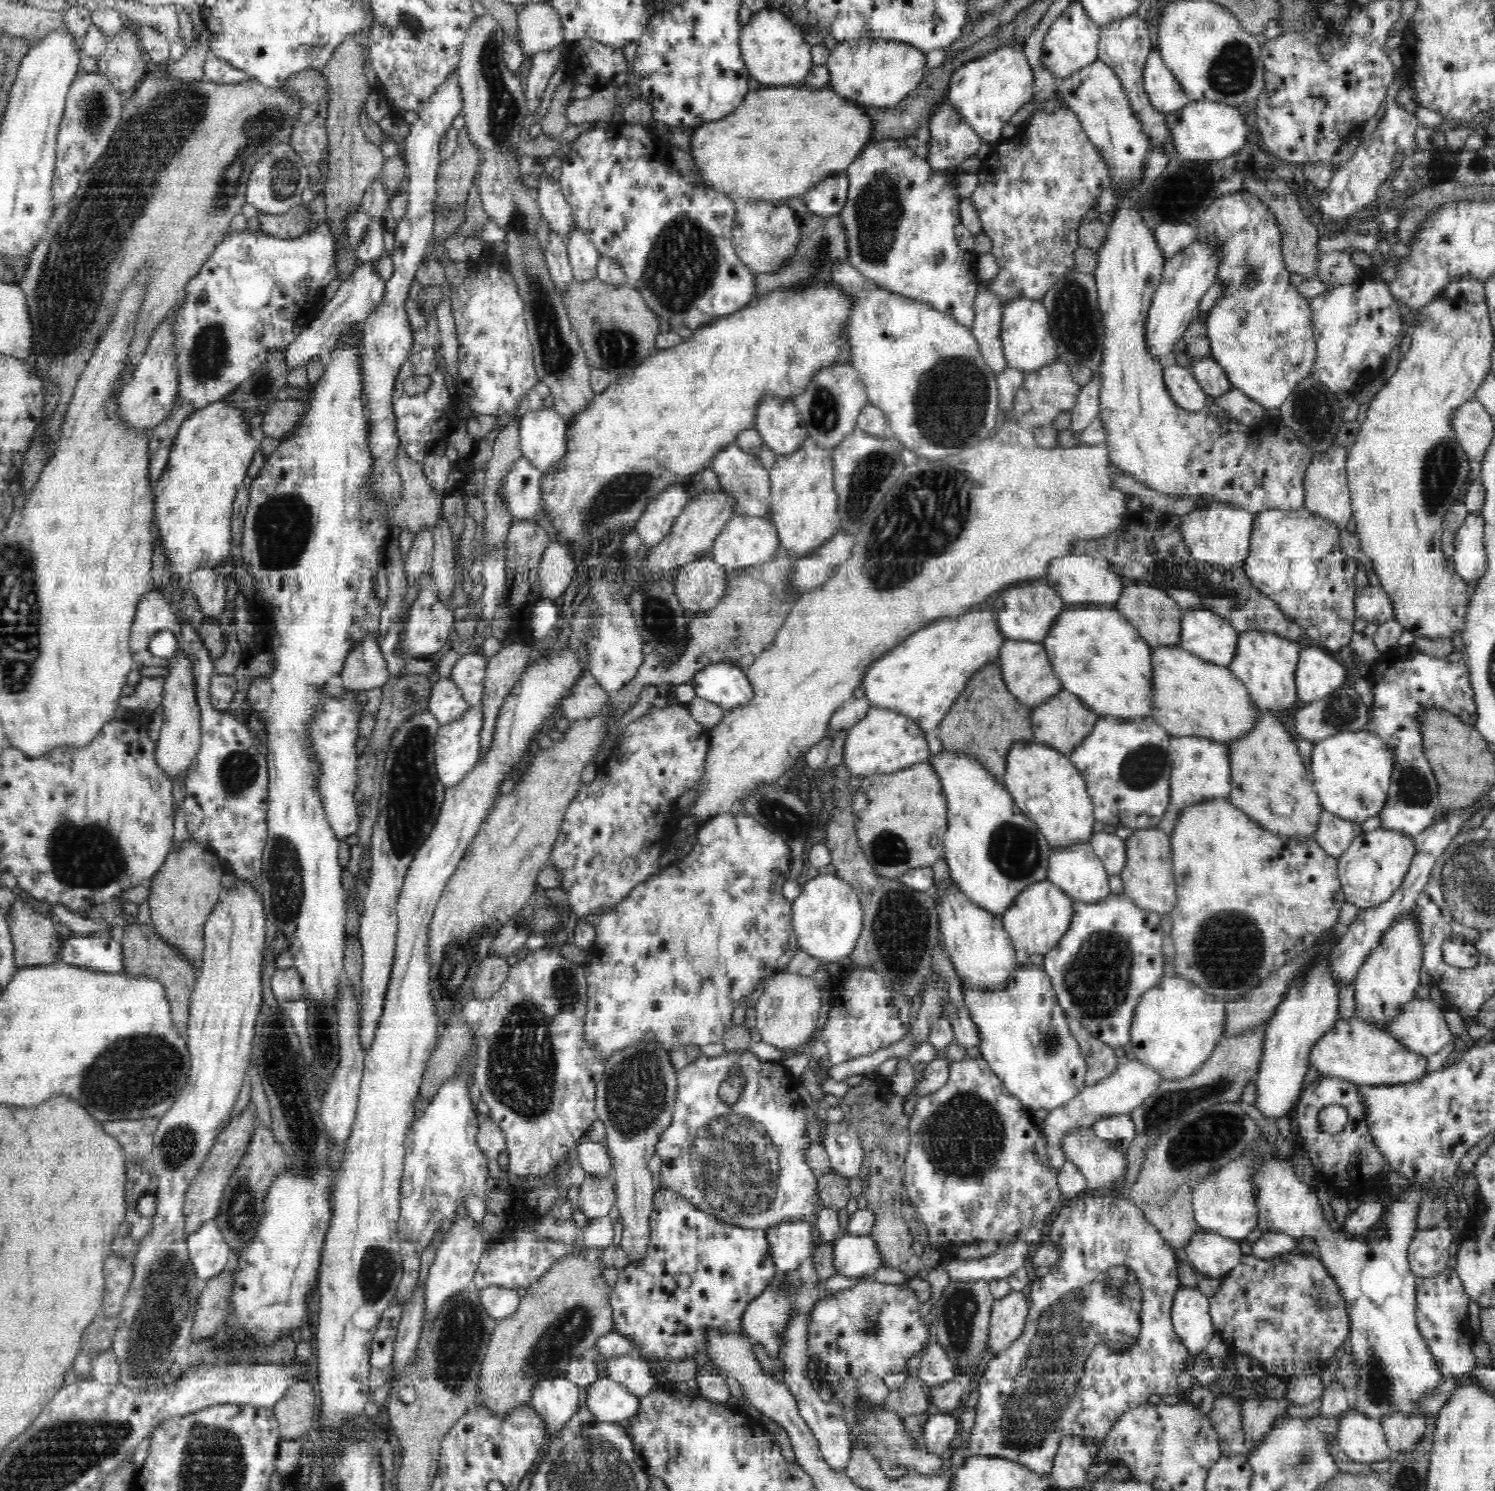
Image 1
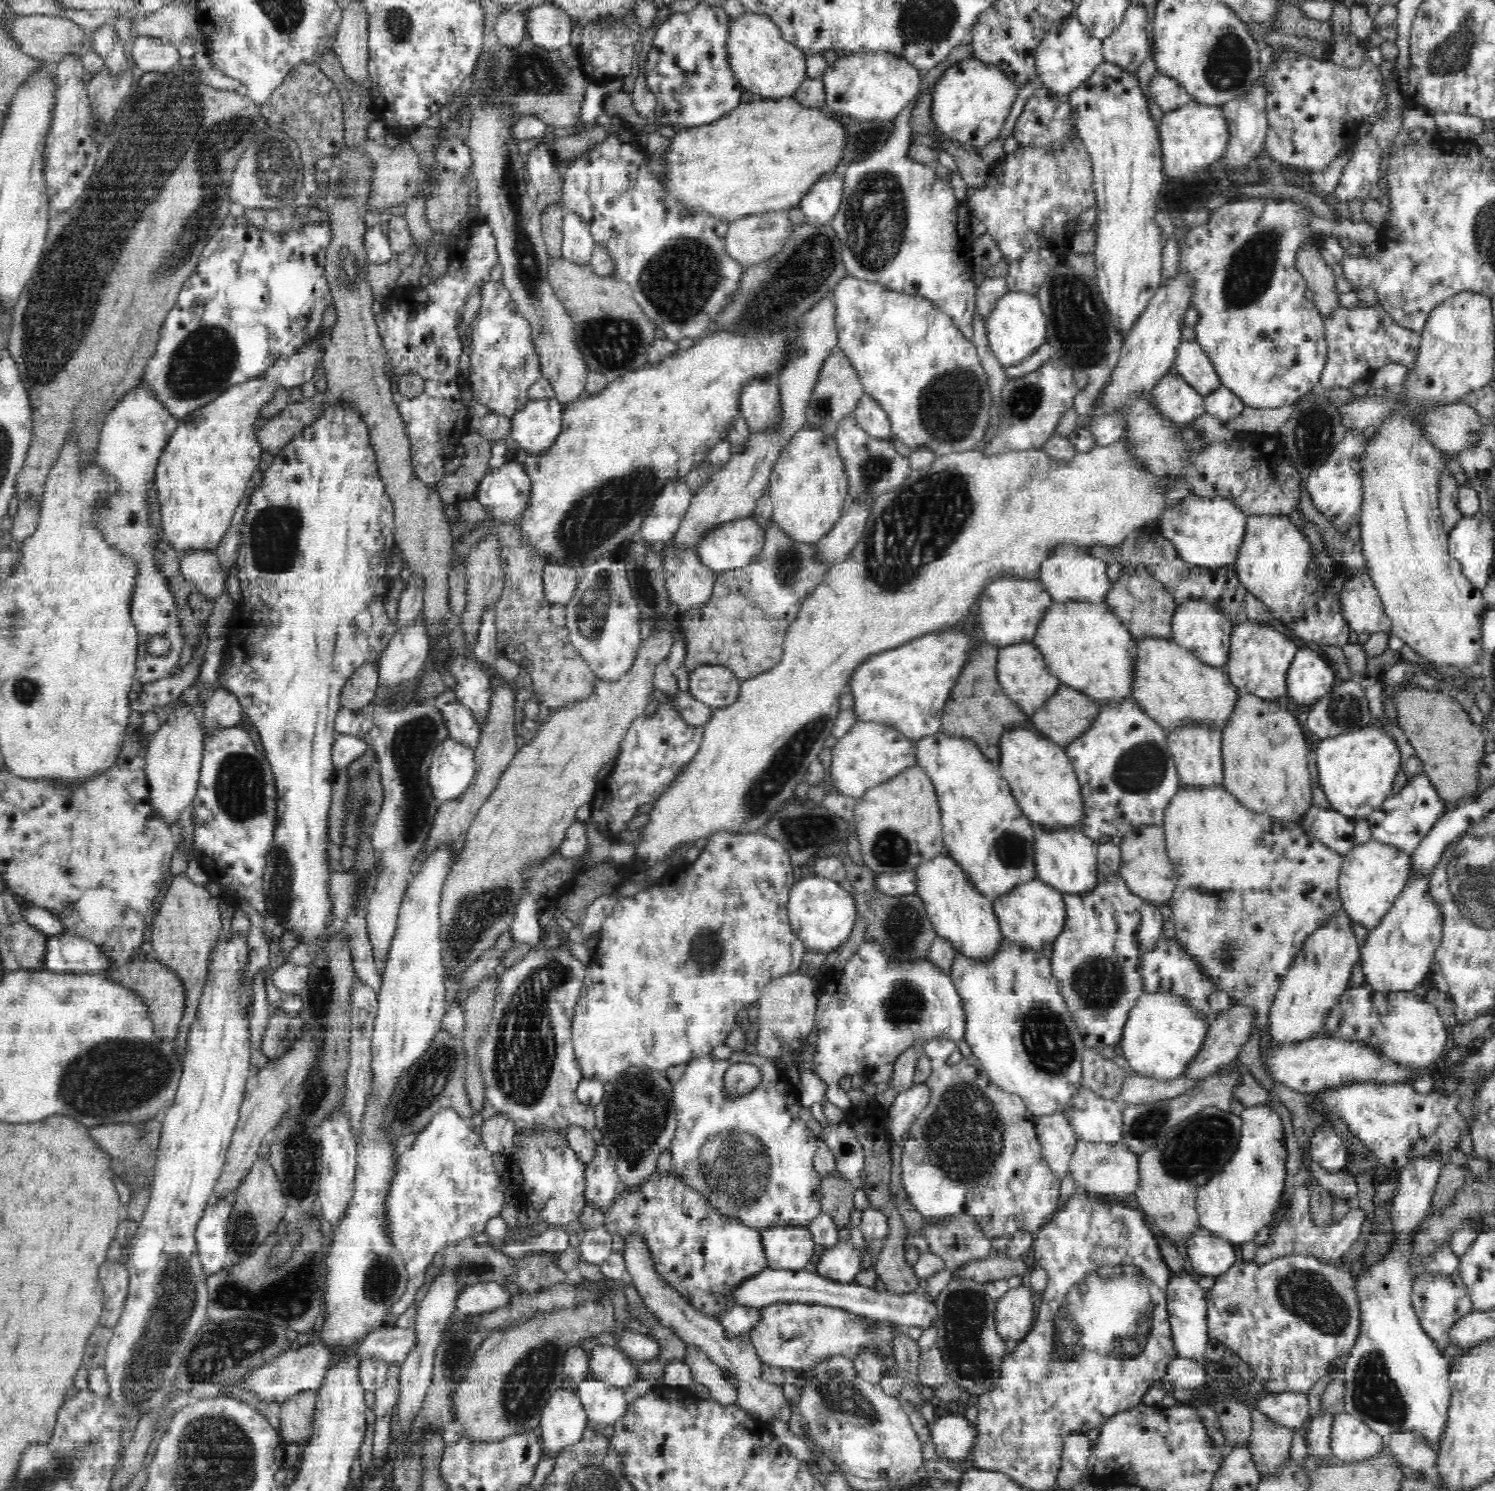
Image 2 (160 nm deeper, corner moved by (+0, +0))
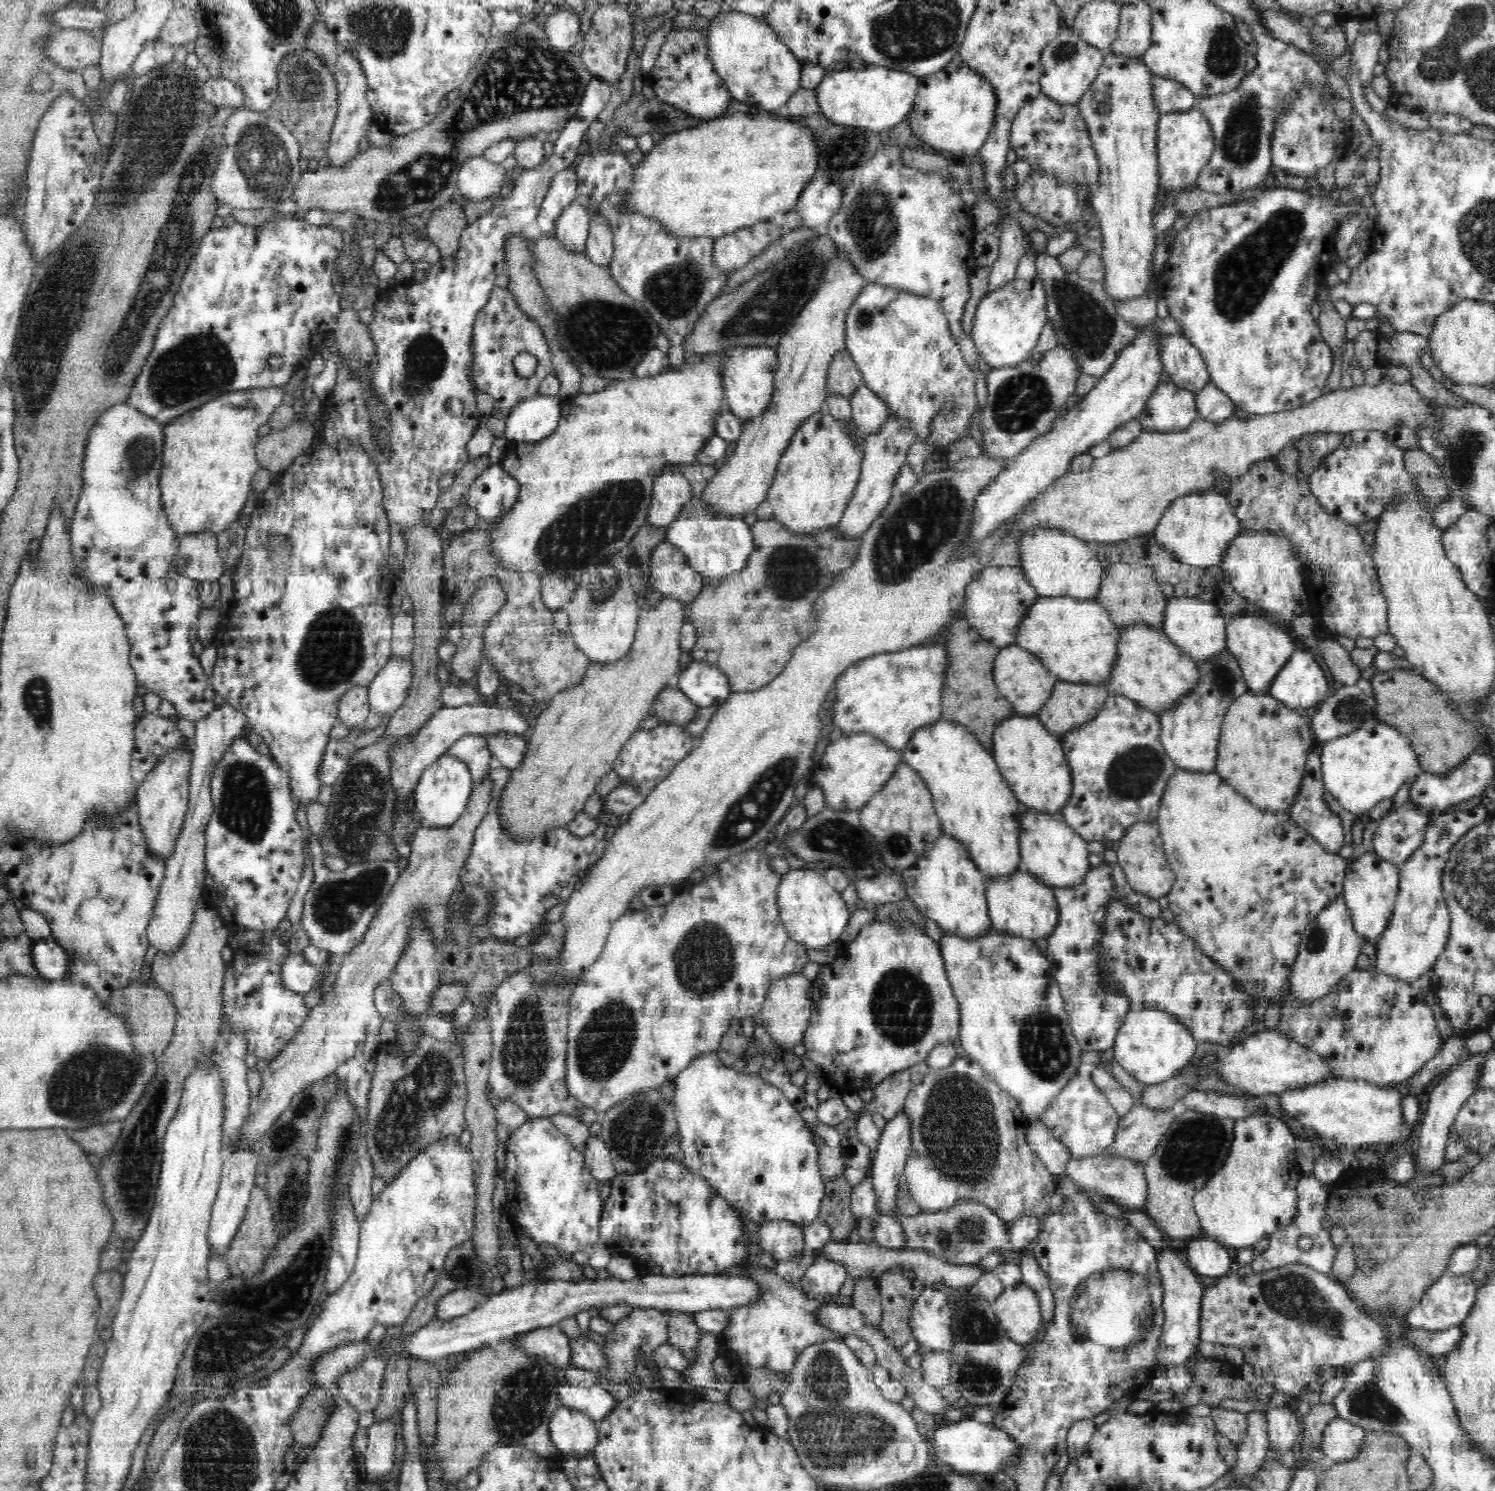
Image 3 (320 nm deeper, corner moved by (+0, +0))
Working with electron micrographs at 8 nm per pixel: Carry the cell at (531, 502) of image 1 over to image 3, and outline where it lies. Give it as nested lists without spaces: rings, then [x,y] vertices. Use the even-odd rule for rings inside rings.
[[[491,465],[475,481],[470,486],[467,505],[476,509],[482,524],[496,522],[518,502],[520,485],[502,465]]]

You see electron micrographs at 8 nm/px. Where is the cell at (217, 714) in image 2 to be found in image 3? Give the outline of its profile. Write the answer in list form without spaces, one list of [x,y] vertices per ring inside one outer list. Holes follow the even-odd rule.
[[[227,703],[195,722],[195,738],[192,741],[193,764],[189,776],[189,809],[170,858],[165,860],[165,880],[161,884],[154,916],[147,929],[149,946],[153,946],[159,952],[174,952],[180,948],[192,924],[196,900],[202,897],[203,889],[206,887],[205,830],[212,812],[211,772],[226,752],[227,746],[236,738],[243,736],[246,722],[246,715]]]

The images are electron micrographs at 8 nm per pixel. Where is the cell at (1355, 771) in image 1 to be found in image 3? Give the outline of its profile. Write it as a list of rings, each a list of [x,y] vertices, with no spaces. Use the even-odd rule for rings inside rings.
[[[1378,718],[1365,722],[1350,734],[1325,741],[1320,754],[1325,790],[1352,814],[1358,816],[1368,812],[1382,800],[1393,797],[1421,772],[1418,757],[1406,742],[1406,735]]]

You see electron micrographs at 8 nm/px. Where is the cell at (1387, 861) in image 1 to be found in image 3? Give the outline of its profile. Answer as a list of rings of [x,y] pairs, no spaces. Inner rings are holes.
[[[1366,852],[1347,864],[1342,896],[1351,915],[1353,928],[1366,942],[1378,942],[1387,928],[1399,893],[1400,866],[1385,860],[1380,853]]]

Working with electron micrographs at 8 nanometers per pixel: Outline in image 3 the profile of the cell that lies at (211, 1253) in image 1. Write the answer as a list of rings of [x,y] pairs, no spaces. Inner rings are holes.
[[[240,1144],[240,1150],[224,1156],[221,1168],[221,1186],[211,1208],[211,1218],[208,1224],[210,1252],[222,1254],[227,1252],[230,1242],[238,1232],[239,1224],[246,1214],[247,1201],[250,1200],[250,1192],[254,1189],[254,1178],[256,1178],[256,1154],[254,1152],[256,1151],[243,1150]]]

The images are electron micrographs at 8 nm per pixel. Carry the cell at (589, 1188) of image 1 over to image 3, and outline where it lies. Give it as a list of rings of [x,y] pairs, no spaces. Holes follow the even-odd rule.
[[[591,1136],[583,1151],[585,1165],[599,1182],[611,1180],[617,1175],[611,1152],[601,1136]]]

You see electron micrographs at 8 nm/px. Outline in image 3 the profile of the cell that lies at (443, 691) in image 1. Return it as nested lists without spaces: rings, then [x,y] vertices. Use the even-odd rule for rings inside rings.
[[[464,733],[446,753],[452,753],[468,764],[469,771],[473,775],[473,784],[478,784],[494,764],[493,754],[488,748],[486,738],[473,733]]]

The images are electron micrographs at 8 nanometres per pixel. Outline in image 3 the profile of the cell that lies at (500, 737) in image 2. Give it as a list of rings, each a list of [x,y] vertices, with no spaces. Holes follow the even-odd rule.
[[[488,772],[485,777],[479,780],[478,784],[473,784],[472,796],[470,796],[466,808],[463,809],[462,816],[459,816],[454,824],[438,825],[435,828],[420,826],[416,830],[412,843],[410,843],[411,854],[407,861],[407,867],[400,872],[398,880],[386,896],[386,900],[380,905],[375,920],[370,923],[370,928],[364,934],[362,942],[347,955],[339,958],[338,972],[332,988],[312,1010],[309,1010],[306,1020],[299,1026],[295,1036],[288,1041],[287,1046],[282,1049],[283,1052],[266,1064],[266,1072],[264,1072],[264,1076],[261,1076],[264,1078],[262,1080],[262,1094],[260,1094],[260,1098],[252,1100],[252,1106],[247,1106],[247,1116],[231,1140],[231,1148],[228,1153],[240,1150],[240,1144],[243,1150],[256,1151],[254,1146],[260,1142],[262,1136],[277,1122],[278,1118],[281,1118],[280,1114],[284,1114],[282,1110],[284,1108],[291,1110],[296,1092],[305,1091],[306,1086],[332,1075],[341,1063],[352,1062],[359,1045],[366,1038],[366,1028],[370,1026],[370,1020],[372,1020],[372,1004],[375,1004],[374,988],[389,982],[388,977],[391,976],[392,970],[398,962],[399,954],[406,946],[410,922],[416,914],[416,908],[429,908],[429,922],[431,922],[431,928],[436,932],[440,932],[448,924],[449,904],[452,902],[453,892],[457,890],[461,872],[471,855],[476,830],[480,826],[481,820],[485,818],[485,812],[488,811],[492,792],[494,792],[494,780]]]

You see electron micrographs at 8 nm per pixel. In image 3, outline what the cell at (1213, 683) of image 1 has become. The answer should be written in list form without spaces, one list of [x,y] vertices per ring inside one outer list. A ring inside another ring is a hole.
[[[1144,624],[1119,629],[1120,644],[1118,660],[1112,670],[1108,684],[1109,694],[1127,696],[1139,706],[1154,711],[1158,715],[1184,698],[1198,684],[1198,669],[1195,660],[1174,644],[1162,630],[1156,630]]]

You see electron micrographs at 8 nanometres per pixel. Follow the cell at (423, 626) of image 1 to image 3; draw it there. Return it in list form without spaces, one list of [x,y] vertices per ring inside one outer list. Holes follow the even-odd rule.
[[[392,655],[369,686],[369,712],[391,717],[398,711],[406,701],[414,671],[410,657]]]

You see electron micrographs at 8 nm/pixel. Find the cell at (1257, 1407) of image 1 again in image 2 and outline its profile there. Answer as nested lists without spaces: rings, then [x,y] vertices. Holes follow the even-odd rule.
[[[1257,1409],[1252,1410],[1252,1429],[1247,1444],[1250,1448],[1258,1472],[1265,1475],[1268,1469],[1274,1469],[1290,1452],[1294,1431],[1274,1425],[1268,1417]]]

